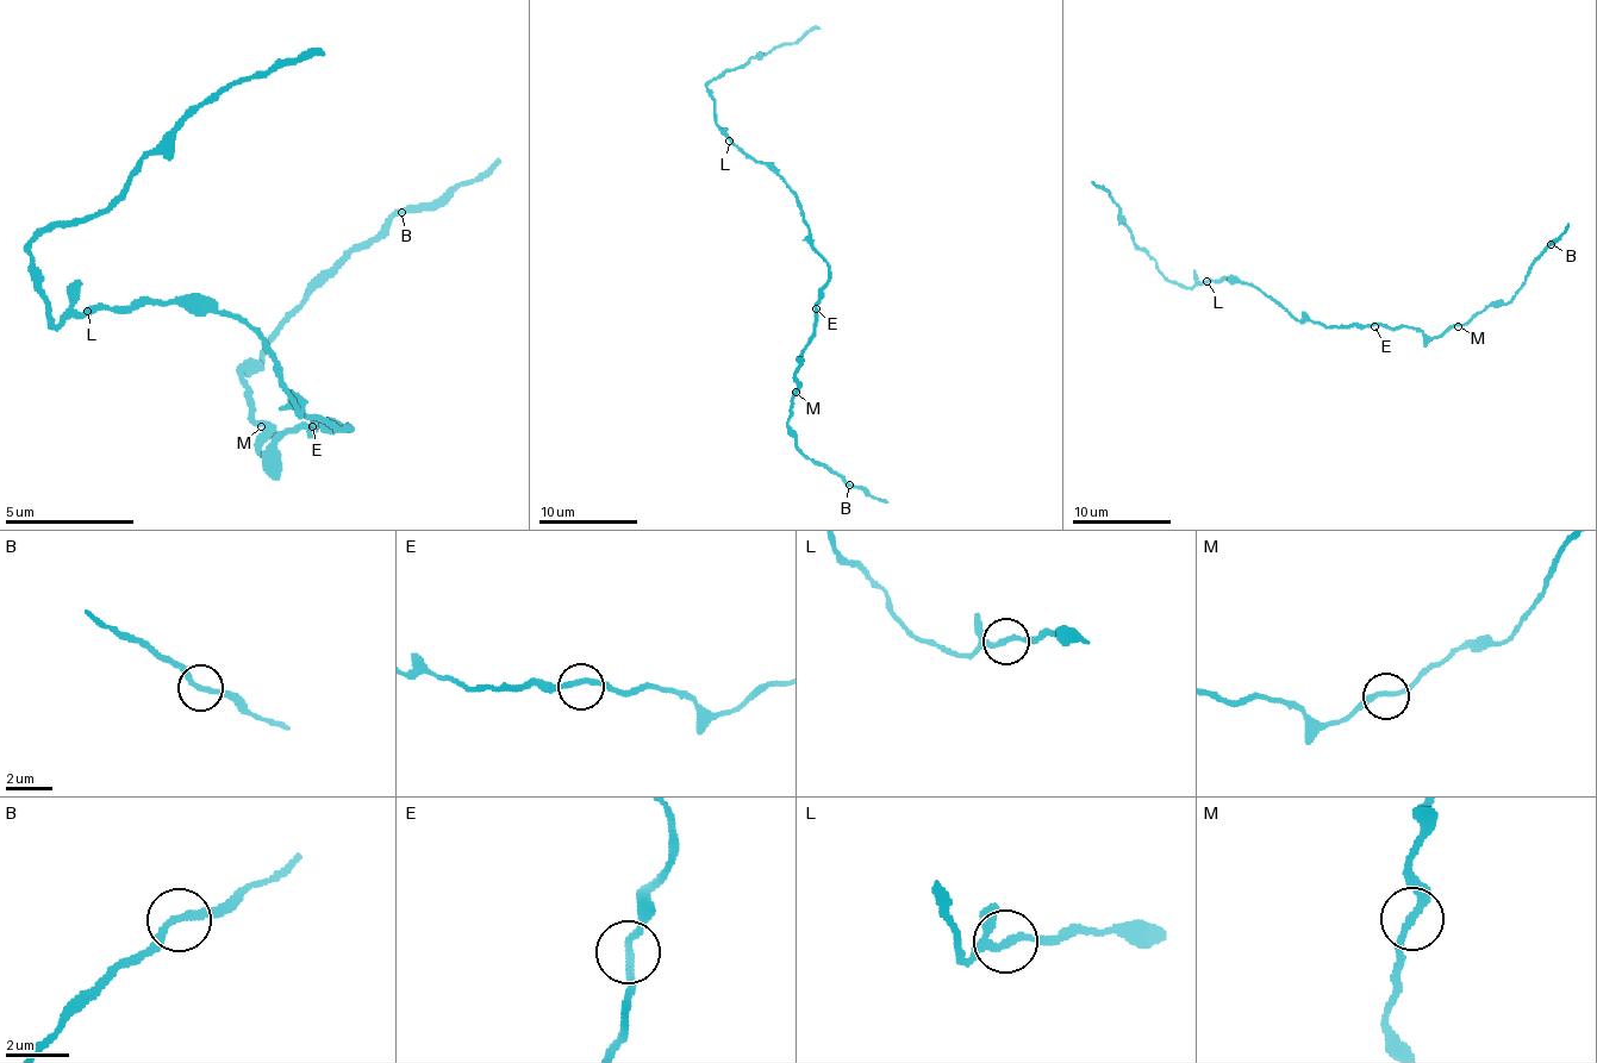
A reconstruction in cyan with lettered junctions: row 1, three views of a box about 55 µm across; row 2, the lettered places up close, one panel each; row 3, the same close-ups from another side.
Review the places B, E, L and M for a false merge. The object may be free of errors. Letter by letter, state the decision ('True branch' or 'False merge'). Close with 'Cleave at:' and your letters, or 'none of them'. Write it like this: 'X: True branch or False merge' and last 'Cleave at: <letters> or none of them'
B: True branch
E: True branch
L: True branch
M: True branch
Cleave at: none of them

